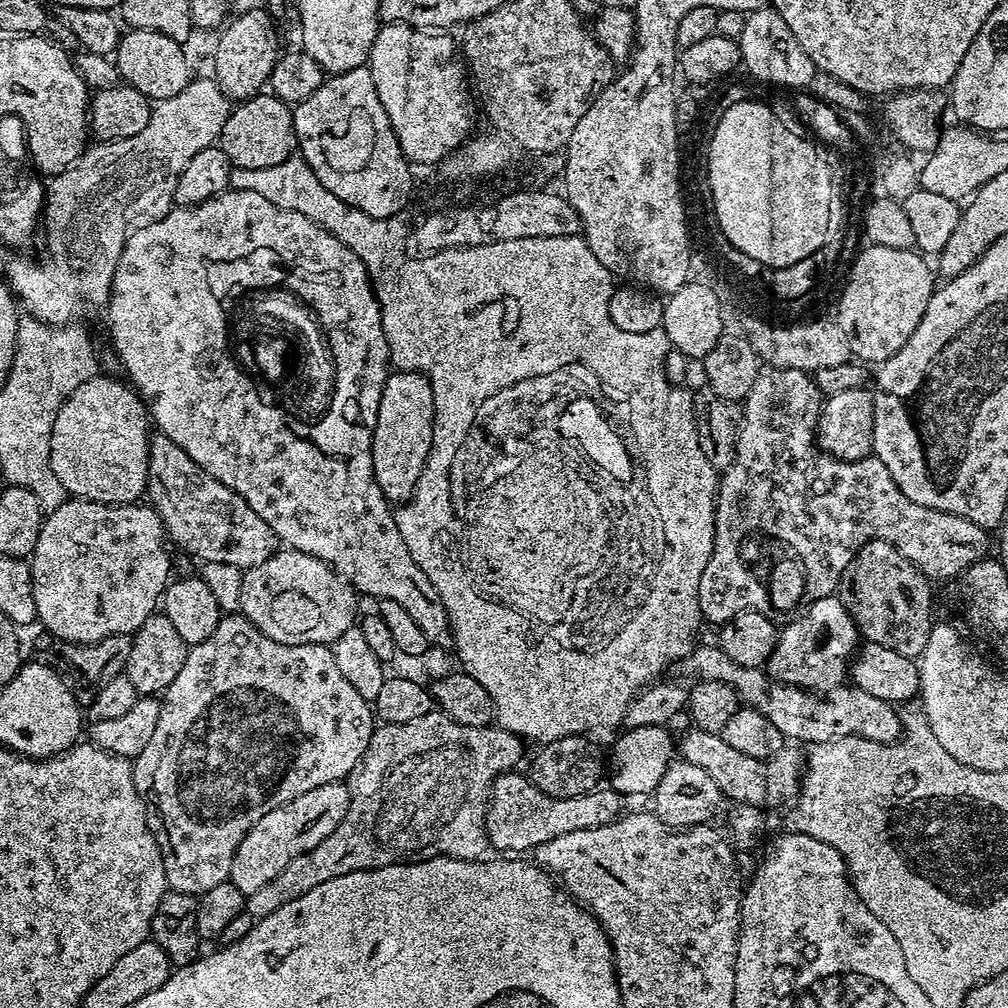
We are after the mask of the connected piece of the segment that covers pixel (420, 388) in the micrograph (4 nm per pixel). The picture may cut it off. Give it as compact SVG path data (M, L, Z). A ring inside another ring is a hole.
M393 371L384 383L372 439L374 478L389 505L411 500L428 461L434 438L434 392L421 372Z

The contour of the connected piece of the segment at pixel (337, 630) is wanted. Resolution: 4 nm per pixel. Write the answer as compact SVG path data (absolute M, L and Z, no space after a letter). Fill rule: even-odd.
M278 550L266 562L243 569L240 578L240 610L266 638L283 644L331 645L357 619L358 593L329 564L305 552Z

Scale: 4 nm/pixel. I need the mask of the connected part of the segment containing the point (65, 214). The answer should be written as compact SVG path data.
M189 79L188 85L177 96L161 100L153 107L150 122L146 122L146 127L139 134L134 134L134 138L93 143L85 147L69 168L55 173L49 179L52 181L46 184L46 203L42 213L44 253L40 260L31 260L24 256L28 254L20 254L17 260L12 258L7 261L6 283L19 307L45 324L68 326L75 321L72 320L75 316L83 314L84 300L88 304L107 305L112 294L114 270L120 261L124 243L128 241L130 229L137 223L135 220L144 222L172 211L176 204L174 190L182 170L186 170L190 158L194 158L198 150L206 150L219 141L229 111L230 101L215 79Z

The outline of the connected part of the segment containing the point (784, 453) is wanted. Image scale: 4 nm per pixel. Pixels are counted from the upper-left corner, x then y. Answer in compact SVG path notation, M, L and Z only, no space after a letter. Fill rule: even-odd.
M768 366L760 371L758 378L754 378L754 386L750 386L750 394L742 401L742 423L736 439L734 463L729 468L723 469L718 480L716 509L714 510L714 550L710 554L710 562L706 562L706 570L702 570L702 582L698 582L700 614L707 623L709 620L713 626L725 624L739 612L757 612L773 618L799 613L814 602L818 602L818 598L826 598L839 589L842 570L850 566L856 551L866 546L871 540L884 540L890 546L894 546L894 550L898 550L902 558L909 560L922 575L932 582L948 580L951 576L952 579L959 577L961 572L989 555L989 533L985 529L974 526L974 522L958 514L946 514L942 510L934 510L930 506L918 506L918 502L910 502L910 498L906 498L906 494L898 490L898 482L890 478L890 470L886 470L886 466L882 466L882 462L874 454L861 460L839 460L829 456L820 447L816 438L816 423L820 420L821 407L820 391L815 379L807 372Z

